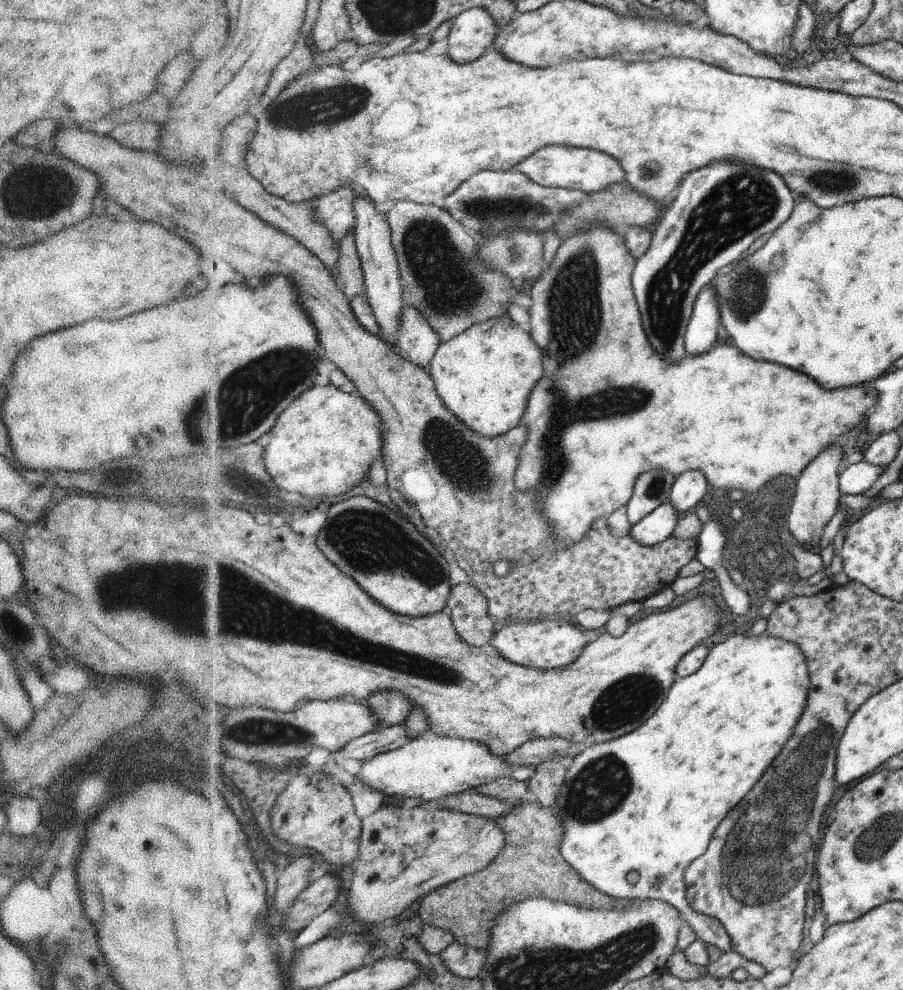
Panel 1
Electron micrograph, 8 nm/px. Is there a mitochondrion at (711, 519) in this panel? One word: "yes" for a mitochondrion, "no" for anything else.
no

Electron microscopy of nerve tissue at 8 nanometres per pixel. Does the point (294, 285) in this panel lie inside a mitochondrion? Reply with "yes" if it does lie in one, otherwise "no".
no

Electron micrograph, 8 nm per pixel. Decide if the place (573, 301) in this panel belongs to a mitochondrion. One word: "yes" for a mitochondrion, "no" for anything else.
yes

